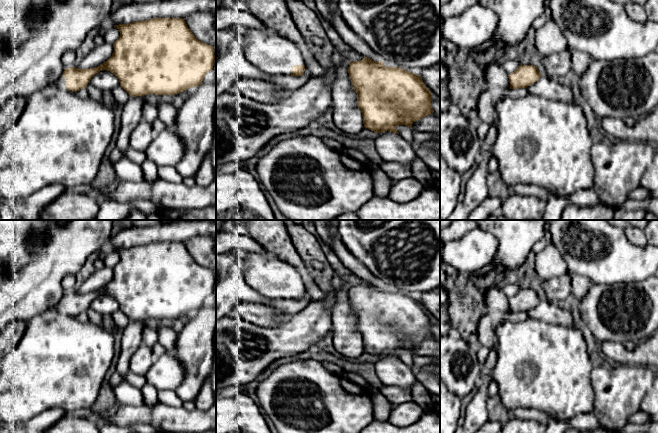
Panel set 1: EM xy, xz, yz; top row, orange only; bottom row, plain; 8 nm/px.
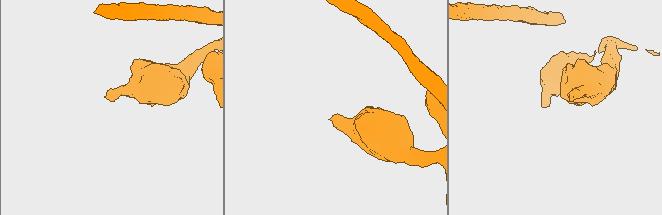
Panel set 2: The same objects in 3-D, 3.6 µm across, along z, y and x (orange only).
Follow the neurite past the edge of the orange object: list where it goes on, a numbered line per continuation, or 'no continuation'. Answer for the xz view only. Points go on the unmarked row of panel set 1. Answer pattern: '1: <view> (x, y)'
1: xz (273, 278)

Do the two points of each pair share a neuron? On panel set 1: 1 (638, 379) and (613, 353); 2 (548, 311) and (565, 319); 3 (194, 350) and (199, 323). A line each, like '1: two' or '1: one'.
1: two
2: one
3: one

